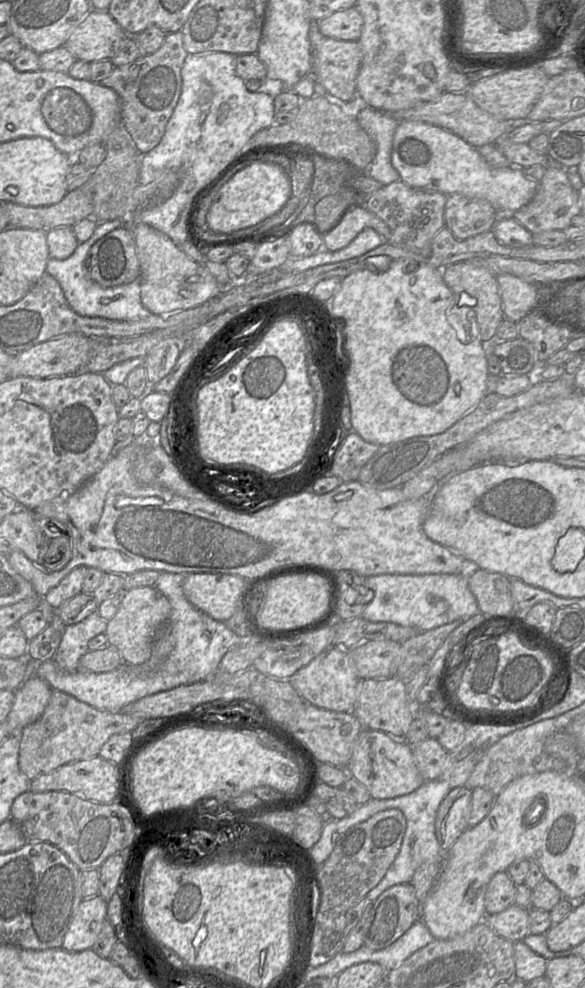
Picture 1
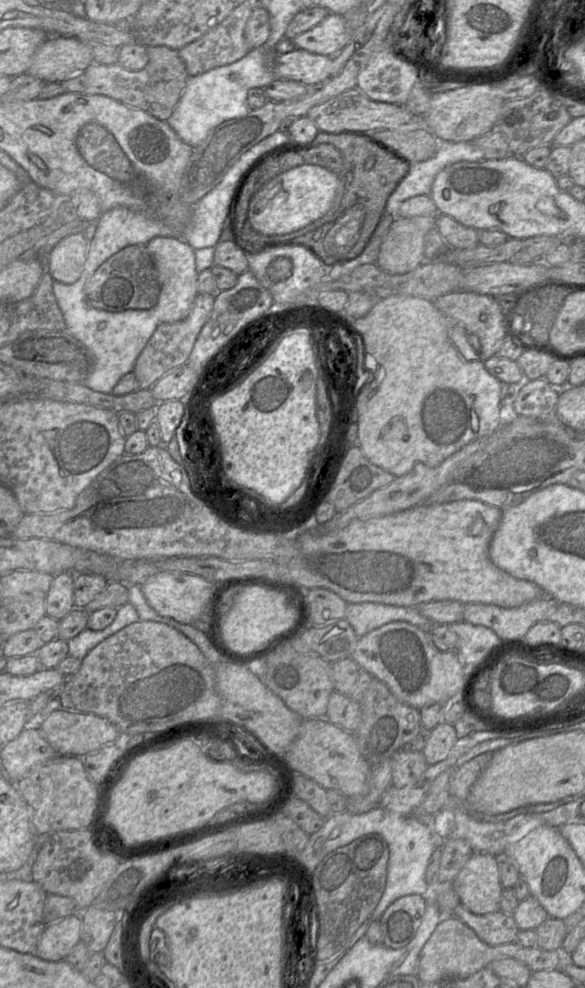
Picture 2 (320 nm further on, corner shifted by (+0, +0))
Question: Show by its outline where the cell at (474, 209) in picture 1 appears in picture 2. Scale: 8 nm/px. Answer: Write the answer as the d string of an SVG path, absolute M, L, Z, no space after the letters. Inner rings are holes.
M438 214L436 228L452 249L467 249L479 243L478 230L466 226L446 214Z

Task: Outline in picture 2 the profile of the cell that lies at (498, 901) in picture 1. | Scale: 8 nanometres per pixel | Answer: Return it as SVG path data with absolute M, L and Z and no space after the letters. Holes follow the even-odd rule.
M474 853L465 863L453 887L460 903L474 914L499 910L503 886L500 882L499 860L487 853Z

